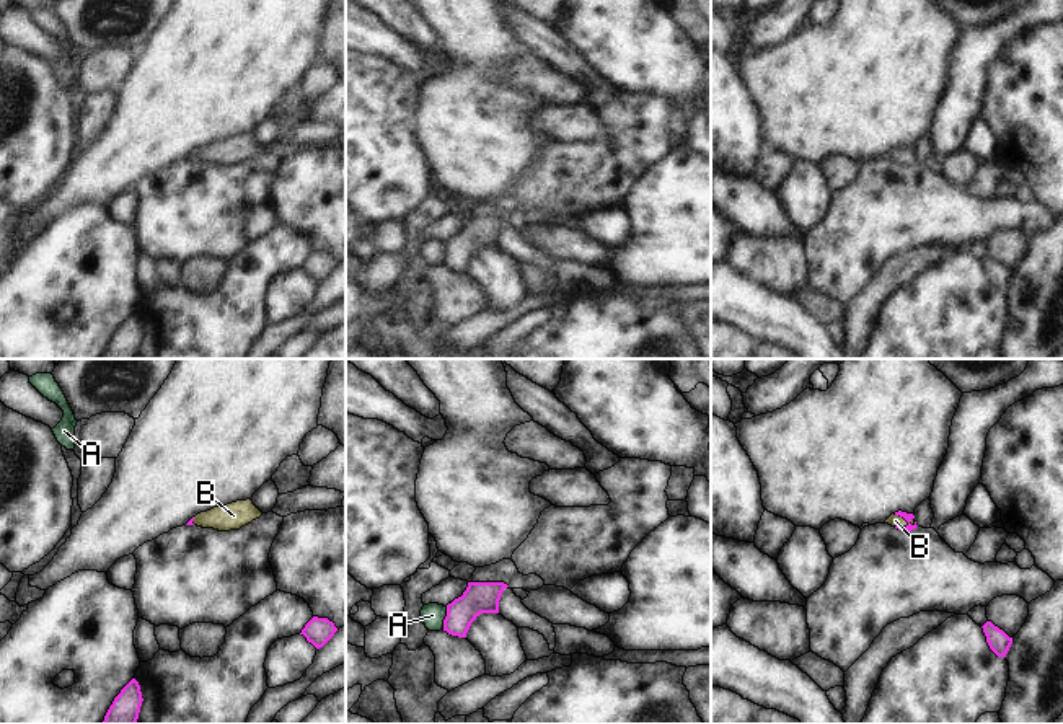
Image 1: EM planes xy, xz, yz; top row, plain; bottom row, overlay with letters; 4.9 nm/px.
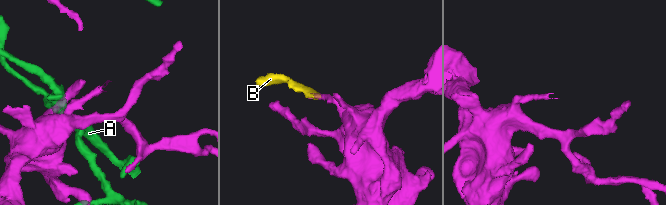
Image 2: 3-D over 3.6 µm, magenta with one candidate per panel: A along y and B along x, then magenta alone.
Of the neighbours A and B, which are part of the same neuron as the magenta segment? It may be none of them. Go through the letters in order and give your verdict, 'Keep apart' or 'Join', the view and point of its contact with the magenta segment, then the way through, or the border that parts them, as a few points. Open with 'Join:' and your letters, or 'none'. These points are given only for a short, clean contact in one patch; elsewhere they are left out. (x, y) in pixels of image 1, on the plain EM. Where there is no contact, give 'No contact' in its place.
Join: B
A: Keep apart. Touches magenta at xz (445, 253)
B: Join. Touches magenta at yz (905, 154). Path across: yz (905, 150), (905, 154), (895, 155).

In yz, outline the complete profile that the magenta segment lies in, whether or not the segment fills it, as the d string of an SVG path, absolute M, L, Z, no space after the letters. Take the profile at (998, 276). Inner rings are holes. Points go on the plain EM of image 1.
M986 256L981 263L986 271L986 277L990 280L990 284L998 292L1006 292L1006 289L1012 279L1012 272L1009 272L1003 264L995 261L991 256Z

